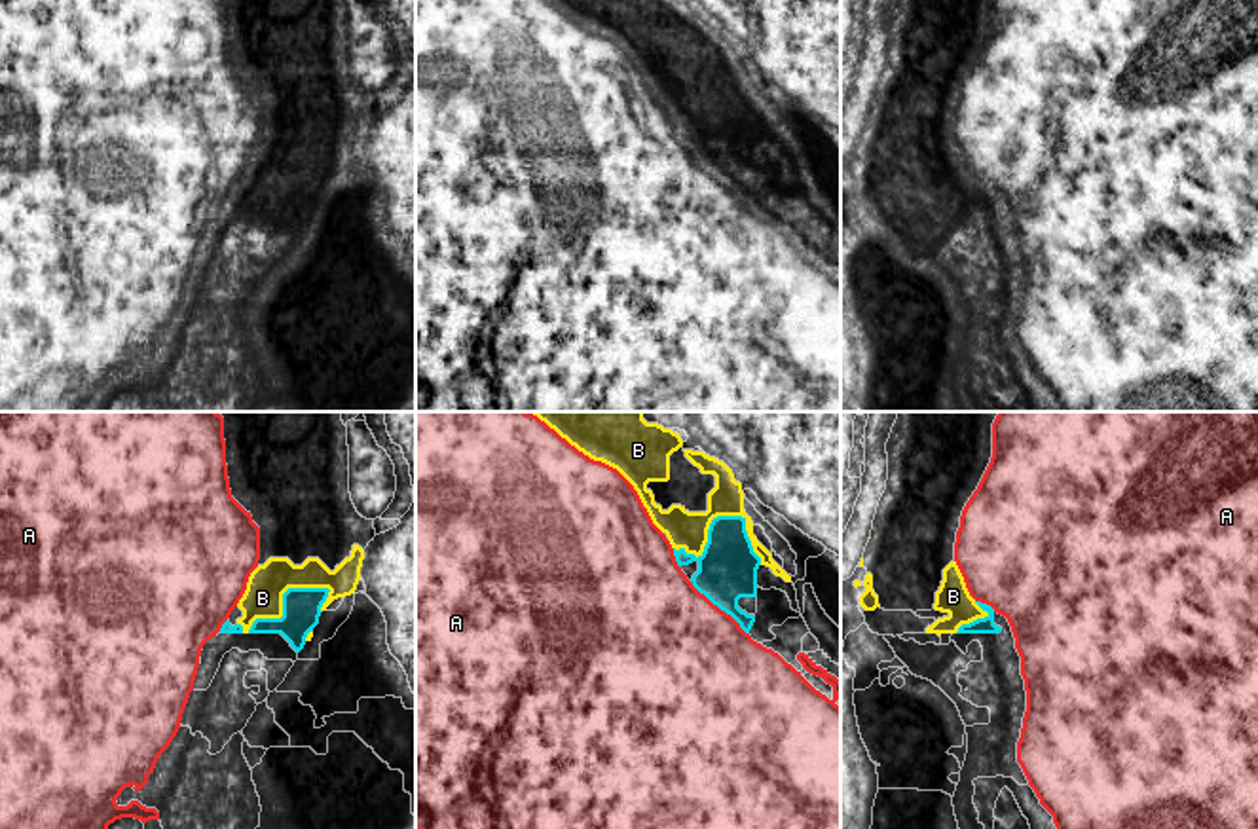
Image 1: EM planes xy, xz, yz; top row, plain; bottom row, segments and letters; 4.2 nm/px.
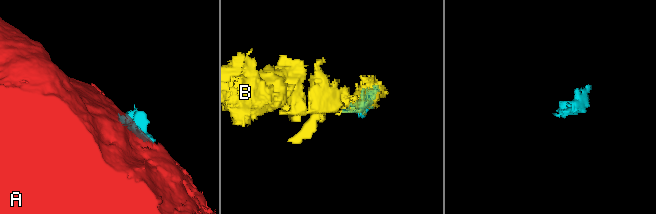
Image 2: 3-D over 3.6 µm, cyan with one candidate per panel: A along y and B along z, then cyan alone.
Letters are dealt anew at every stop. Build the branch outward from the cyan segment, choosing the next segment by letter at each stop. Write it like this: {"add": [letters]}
{"add": ["B"]}

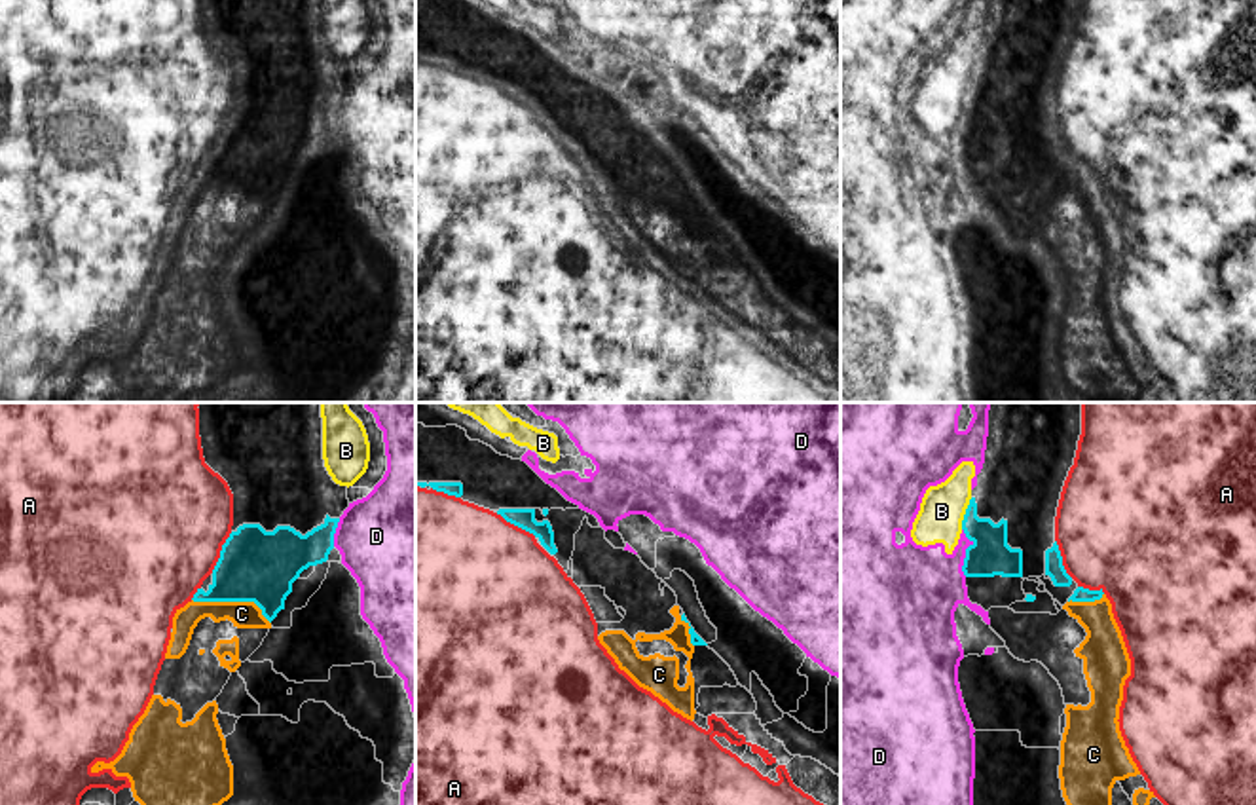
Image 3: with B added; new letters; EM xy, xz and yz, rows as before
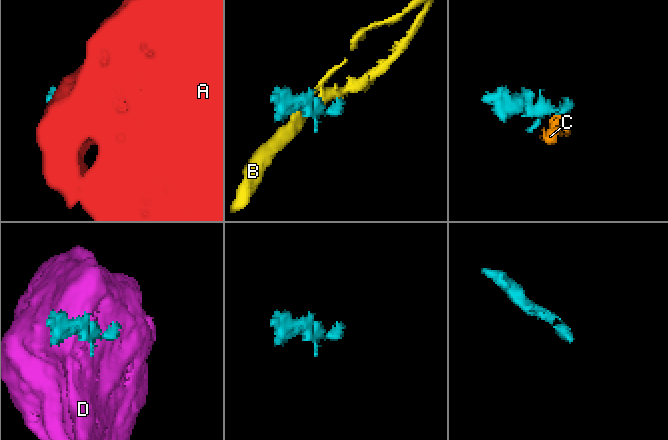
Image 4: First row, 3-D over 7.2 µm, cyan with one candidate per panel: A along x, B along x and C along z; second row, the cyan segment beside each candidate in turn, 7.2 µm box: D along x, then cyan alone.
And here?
{"add": []}

